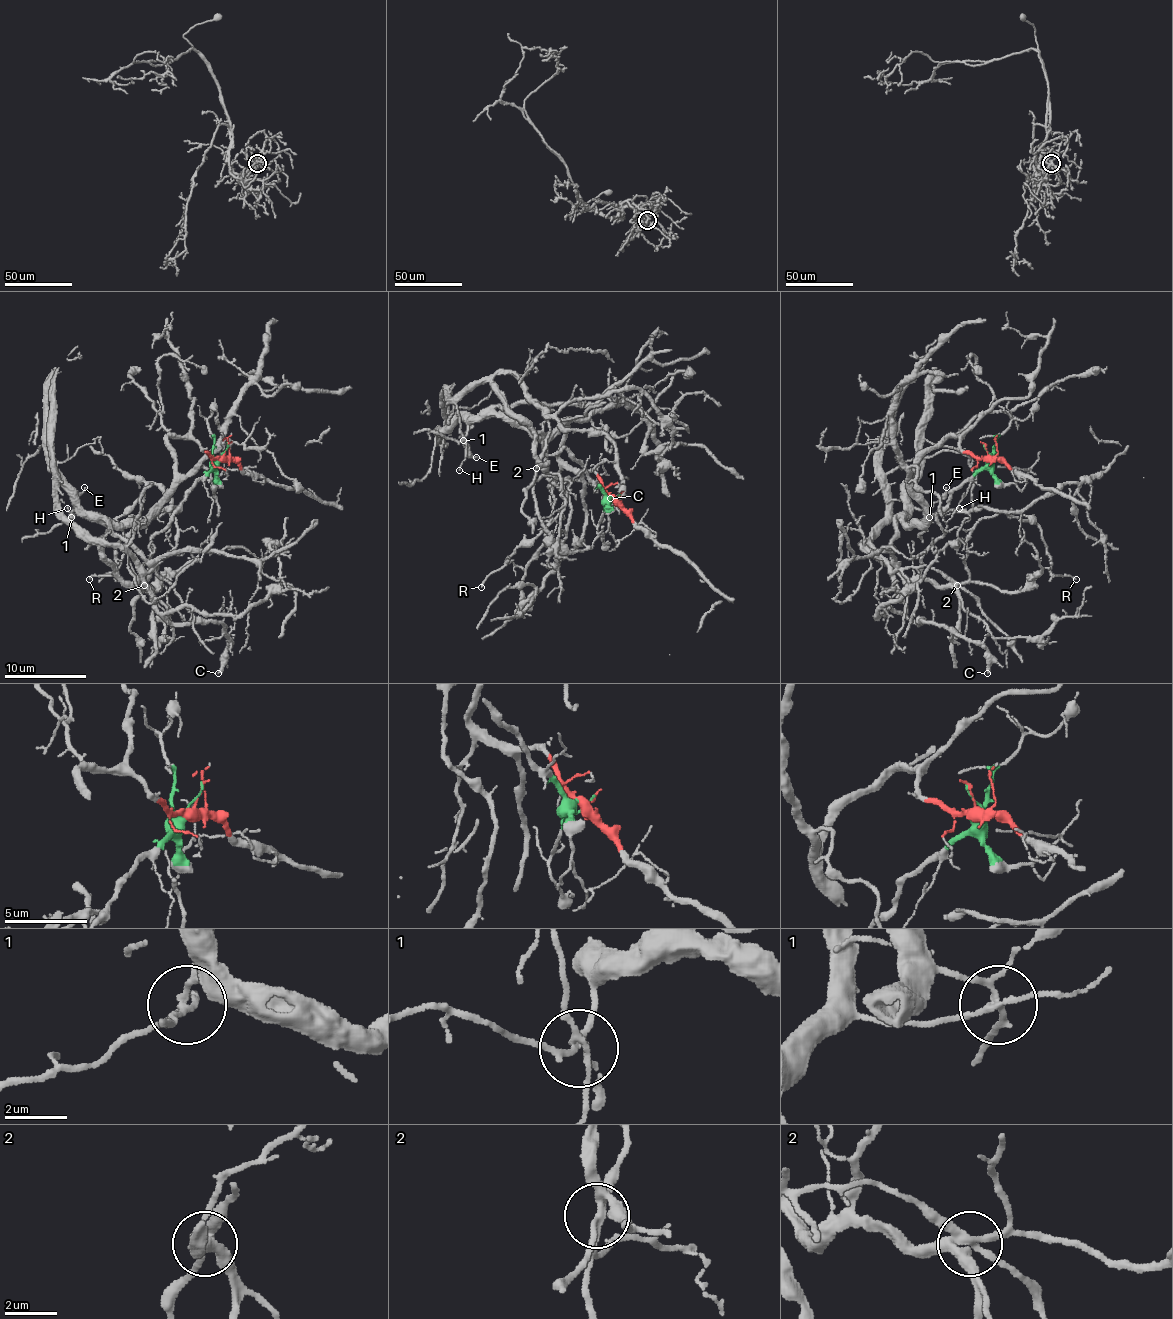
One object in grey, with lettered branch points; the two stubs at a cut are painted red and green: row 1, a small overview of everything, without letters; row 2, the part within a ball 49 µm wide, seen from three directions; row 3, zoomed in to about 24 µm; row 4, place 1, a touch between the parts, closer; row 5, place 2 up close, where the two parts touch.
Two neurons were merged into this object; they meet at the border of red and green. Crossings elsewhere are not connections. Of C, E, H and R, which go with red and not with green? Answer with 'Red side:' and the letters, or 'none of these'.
Red side: E

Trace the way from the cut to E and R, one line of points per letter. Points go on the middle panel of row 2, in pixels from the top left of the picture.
E: (614, 499), (600, 478), (561, 458), (567, 423), (536, 435), (499, 415), (481, 415), (464, 439), (477, 458)
R: (614, 499), (563, 448), (547, 454), (534, 431), (536, 480), (567, 478), (569, 489), (559, 513), (481, 587)

